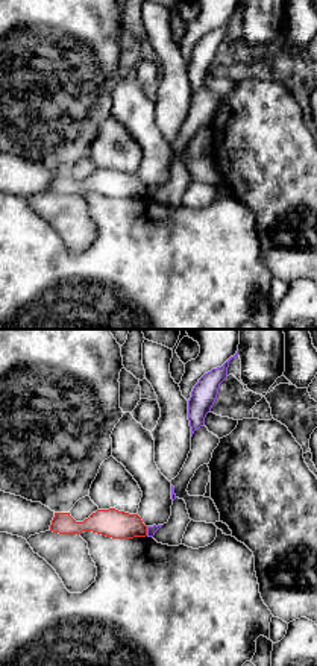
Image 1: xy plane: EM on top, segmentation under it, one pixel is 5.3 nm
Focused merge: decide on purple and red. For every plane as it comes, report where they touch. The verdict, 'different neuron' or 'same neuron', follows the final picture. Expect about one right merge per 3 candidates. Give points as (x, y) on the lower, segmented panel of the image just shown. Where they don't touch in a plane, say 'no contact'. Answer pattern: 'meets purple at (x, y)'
meets purple at (147, 531)

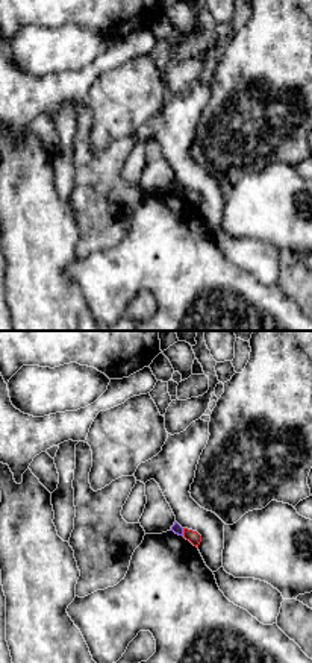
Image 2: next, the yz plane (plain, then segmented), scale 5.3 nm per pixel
meets purple at (182, 531)

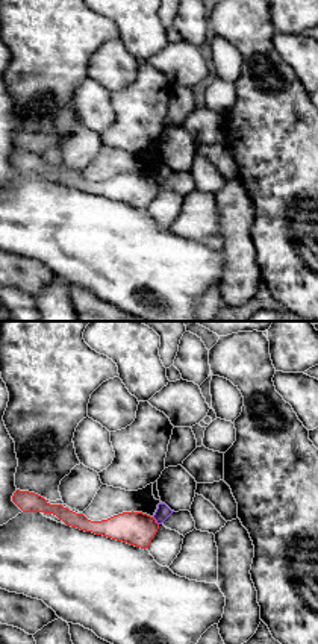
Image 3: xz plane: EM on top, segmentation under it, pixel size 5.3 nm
meets purple at (156, 522)

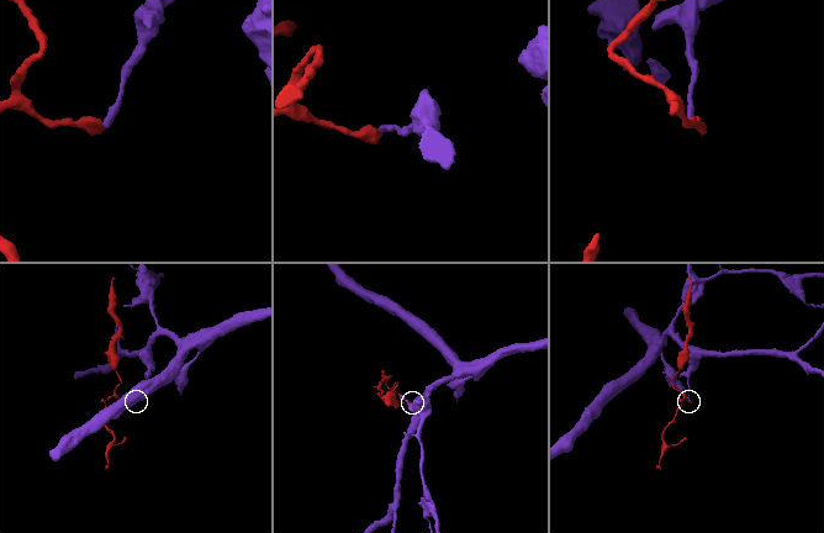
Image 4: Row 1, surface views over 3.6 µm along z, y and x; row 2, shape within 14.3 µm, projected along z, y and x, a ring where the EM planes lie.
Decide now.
different neuron

